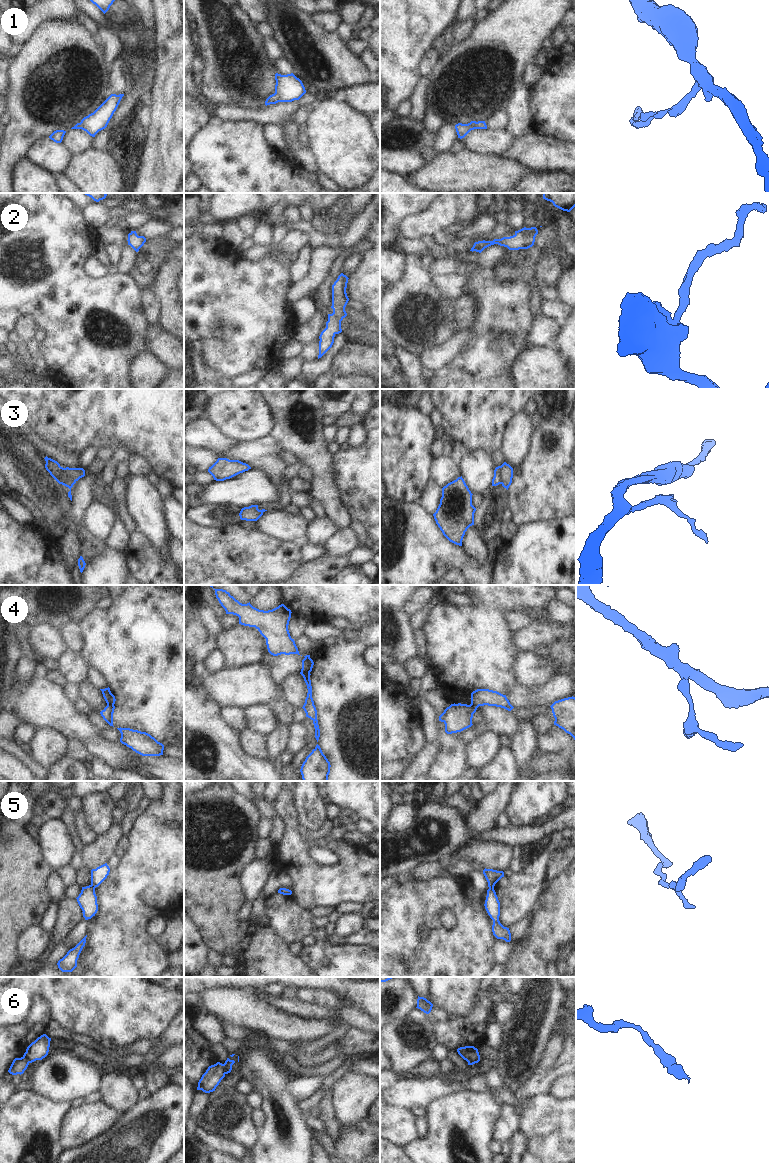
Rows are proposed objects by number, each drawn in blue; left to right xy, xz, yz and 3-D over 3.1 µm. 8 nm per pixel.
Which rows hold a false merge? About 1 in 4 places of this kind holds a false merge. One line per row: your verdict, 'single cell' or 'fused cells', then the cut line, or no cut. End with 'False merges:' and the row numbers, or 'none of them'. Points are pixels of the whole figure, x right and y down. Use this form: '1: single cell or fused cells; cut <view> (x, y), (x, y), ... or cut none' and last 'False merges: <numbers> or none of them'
1: single cell; cut none
2: single cell; cut none
3: single cell; cut none
4: fused cells; cut xy (107, 704), (113, 705)
5: fused cells; cut yz (489, 887), (493, 888)
6: fused cells; cut xz (222, 1064), (225, 1073)
False merges: 4, 5, 6

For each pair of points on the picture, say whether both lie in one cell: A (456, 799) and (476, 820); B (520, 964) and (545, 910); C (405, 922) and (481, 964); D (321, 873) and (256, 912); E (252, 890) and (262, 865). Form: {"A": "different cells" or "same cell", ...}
{"A": "different cells", "B": "same cell", "C": "same cell", "D": "different cells", "E": "same cell"}

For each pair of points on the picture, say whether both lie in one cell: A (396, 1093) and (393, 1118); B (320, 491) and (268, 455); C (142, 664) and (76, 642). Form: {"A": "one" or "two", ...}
{"A": "two", "B": "two", "C": "two"}

